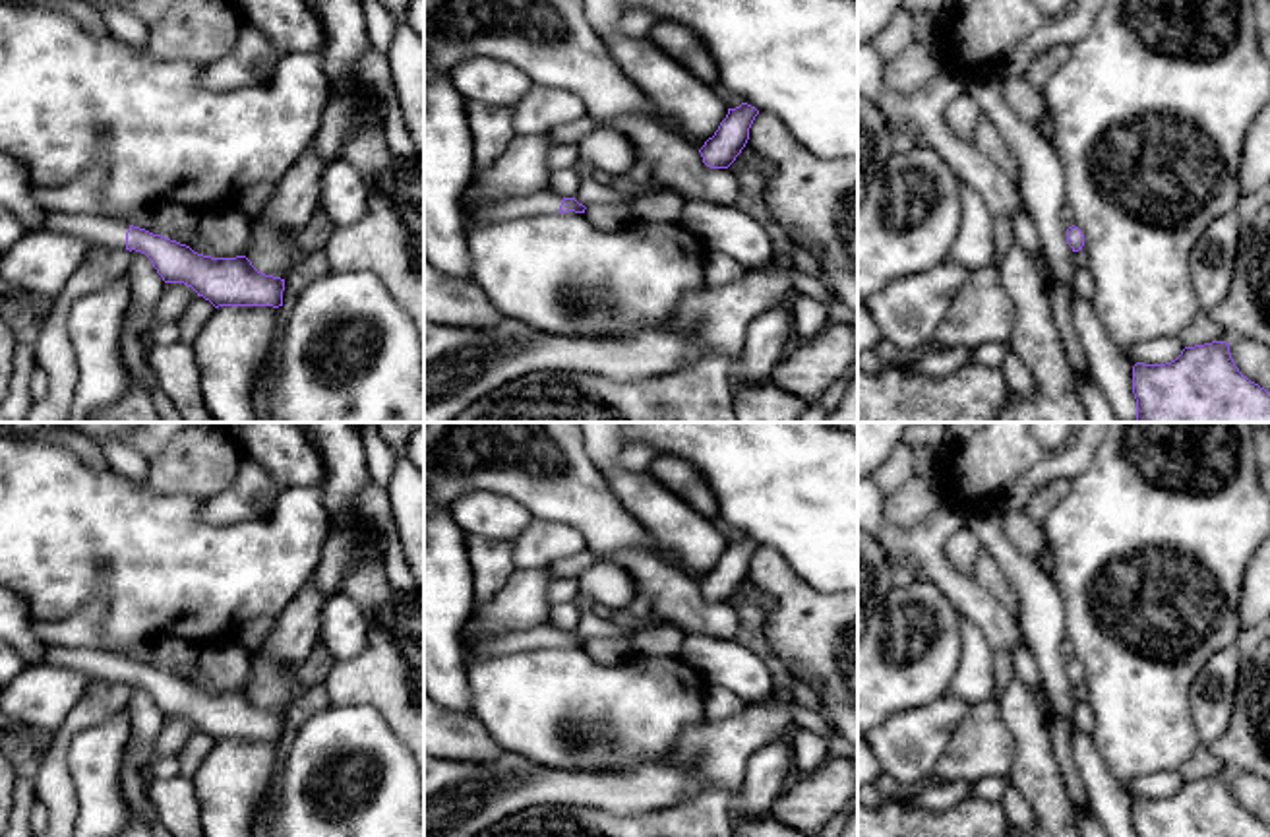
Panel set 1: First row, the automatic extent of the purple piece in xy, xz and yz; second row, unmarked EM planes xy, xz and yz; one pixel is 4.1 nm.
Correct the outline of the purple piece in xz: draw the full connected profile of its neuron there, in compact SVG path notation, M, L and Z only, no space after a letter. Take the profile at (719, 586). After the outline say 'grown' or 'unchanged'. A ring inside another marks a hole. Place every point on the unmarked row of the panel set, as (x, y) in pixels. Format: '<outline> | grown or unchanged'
M747 537L728 542L712 572L699 583L703 597L711 603L728 603L749 574L749 562L759 544Z | unchanged

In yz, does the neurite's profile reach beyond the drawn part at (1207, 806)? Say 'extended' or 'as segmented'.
as segmented

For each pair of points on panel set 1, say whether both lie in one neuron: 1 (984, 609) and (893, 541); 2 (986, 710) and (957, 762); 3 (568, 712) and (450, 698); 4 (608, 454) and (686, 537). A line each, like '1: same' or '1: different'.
1: same
2: same
3: different
4: same

